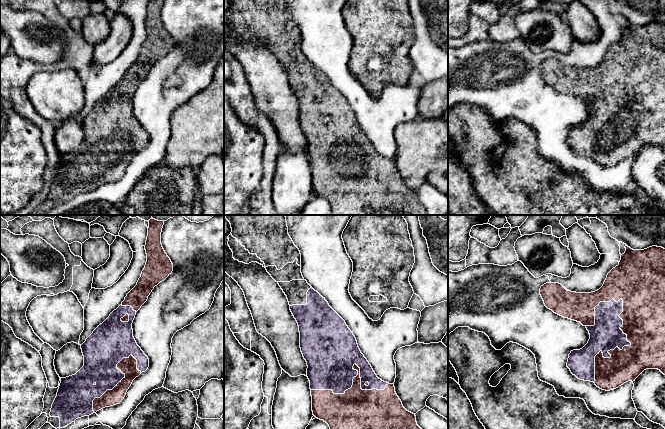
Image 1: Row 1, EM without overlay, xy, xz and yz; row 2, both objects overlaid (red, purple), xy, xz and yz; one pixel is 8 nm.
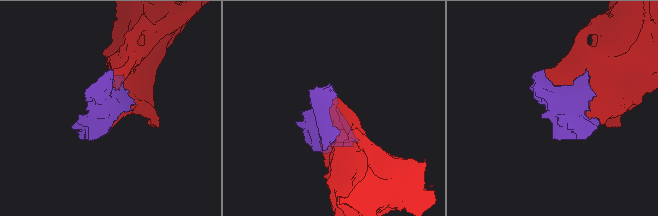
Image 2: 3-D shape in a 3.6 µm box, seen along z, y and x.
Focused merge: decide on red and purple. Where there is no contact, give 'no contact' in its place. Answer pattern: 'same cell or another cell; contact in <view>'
same cell; contact in yz

